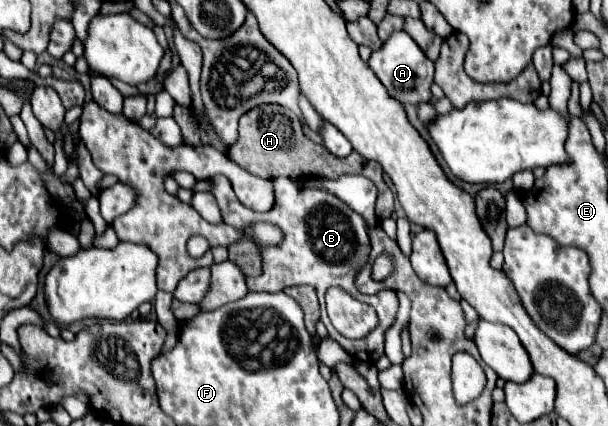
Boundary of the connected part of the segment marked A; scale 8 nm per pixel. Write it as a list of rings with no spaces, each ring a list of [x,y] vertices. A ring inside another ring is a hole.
[[[393,32],[379,50],[375,50],[369,58],[369,68],[387,88],[389,96],[403,104],[421,104],[431,100],[431,84],[433,84],[433,62],[423,54],[417,42],[407,32]]]

